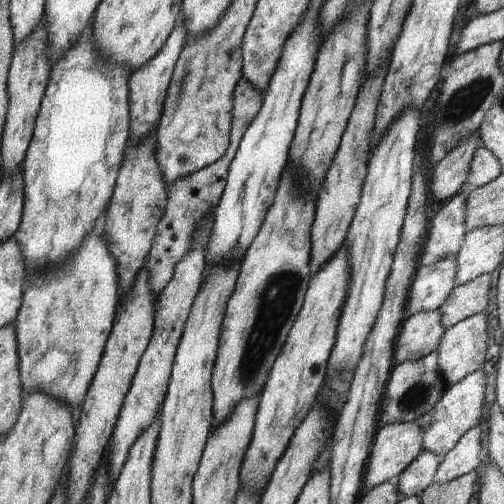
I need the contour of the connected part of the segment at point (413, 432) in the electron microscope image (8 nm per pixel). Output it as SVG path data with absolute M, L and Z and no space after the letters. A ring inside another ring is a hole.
M416 422L394 423L378 428L372 441L363 476L363 483L367 490L397 477L411 462L416 460L416 457L421 453L422 433L423 431Z

